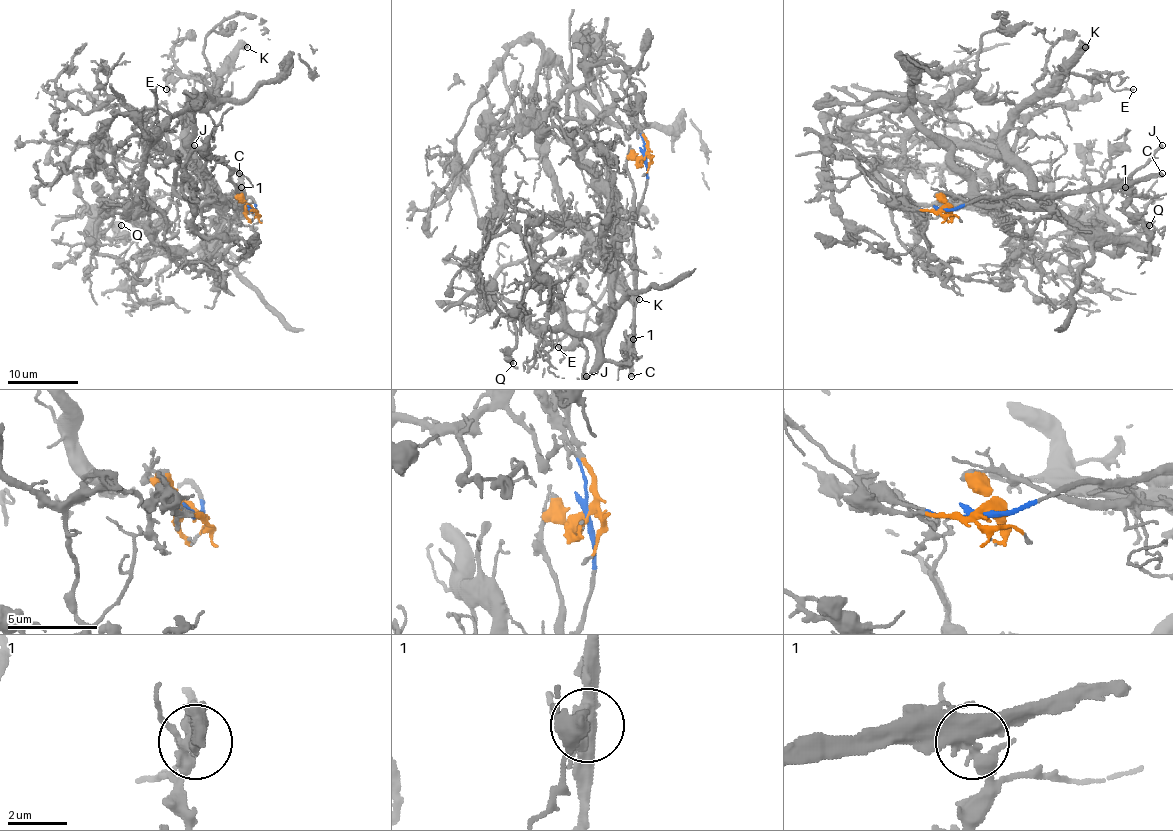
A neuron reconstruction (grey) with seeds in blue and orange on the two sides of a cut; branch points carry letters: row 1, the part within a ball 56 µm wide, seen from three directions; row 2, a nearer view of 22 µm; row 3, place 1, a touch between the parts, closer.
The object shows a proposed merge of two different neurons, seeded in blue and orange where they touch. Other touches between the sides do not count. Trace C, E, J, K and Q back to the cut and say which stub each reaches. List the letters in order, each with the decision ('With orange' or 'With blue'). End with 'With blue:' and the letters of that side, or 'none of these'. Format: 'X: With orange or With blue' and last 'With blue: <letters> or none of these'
C: With blue
E: With orange
J: With orange
K: With orange
Q: With orange
With blue: C

